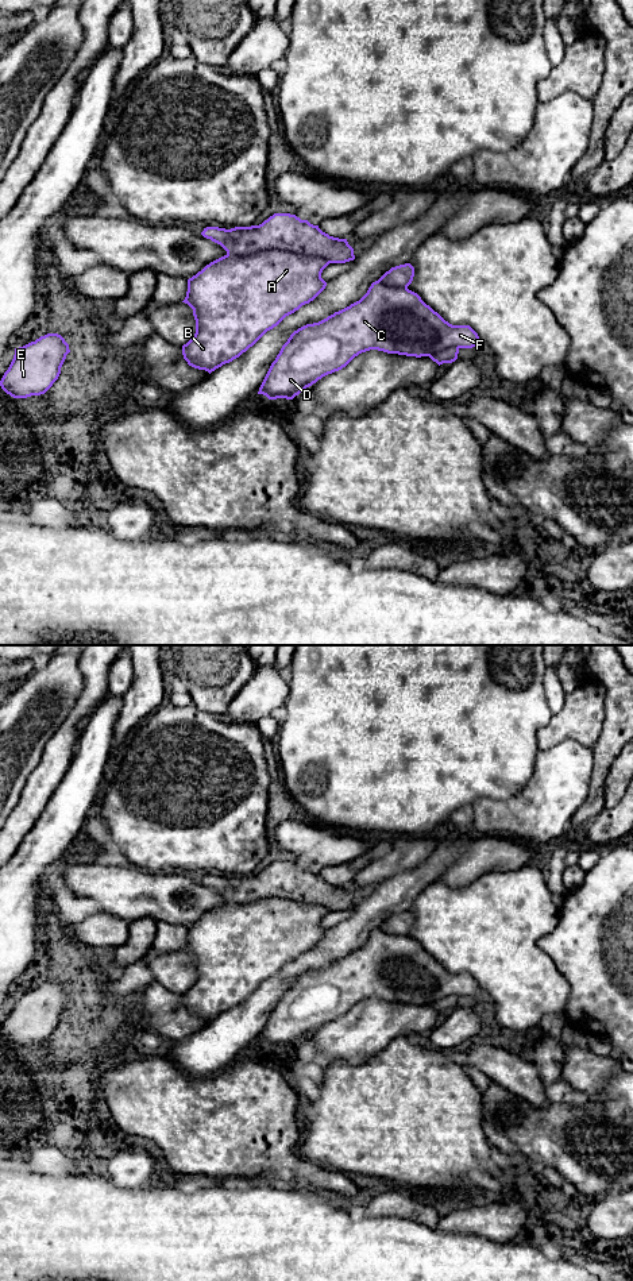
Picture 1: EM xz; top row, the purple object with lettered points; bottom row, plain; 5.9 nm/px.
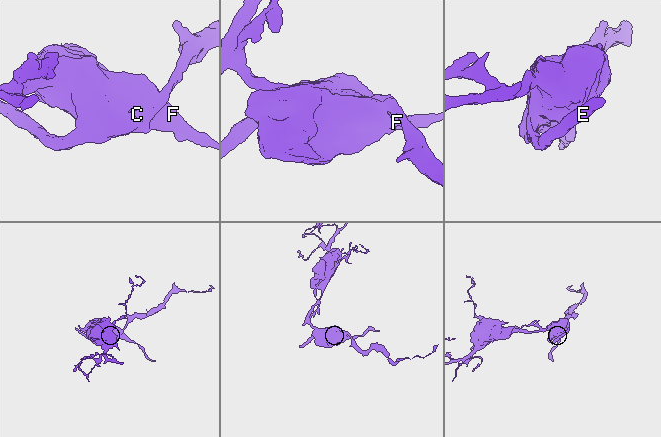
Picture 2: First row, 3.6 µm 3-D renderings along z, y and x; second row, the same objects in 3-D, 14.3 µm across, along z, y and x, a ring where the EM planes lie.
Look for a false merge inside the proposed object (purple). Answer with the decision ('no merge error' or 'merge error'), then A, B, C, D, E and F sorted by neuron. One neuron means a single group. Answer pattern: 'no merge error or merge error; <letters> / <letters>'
merge error; A B C D F / E

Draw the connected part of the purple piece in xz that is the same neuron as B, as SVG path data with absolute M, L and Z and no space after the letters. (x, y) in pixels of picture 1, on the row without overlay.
M265 898L252 903L227 902L188 927L182 950L193 957L194 984L182 993L189 1014L209 1022L252 995L286 964L313 949L327 934L321 926L329 912L323 906Z

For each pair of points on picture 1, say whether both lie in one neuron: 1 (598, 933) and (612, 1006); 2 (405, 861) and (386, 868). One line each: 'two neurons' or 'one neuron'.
1: one neuron
2: one neuron

